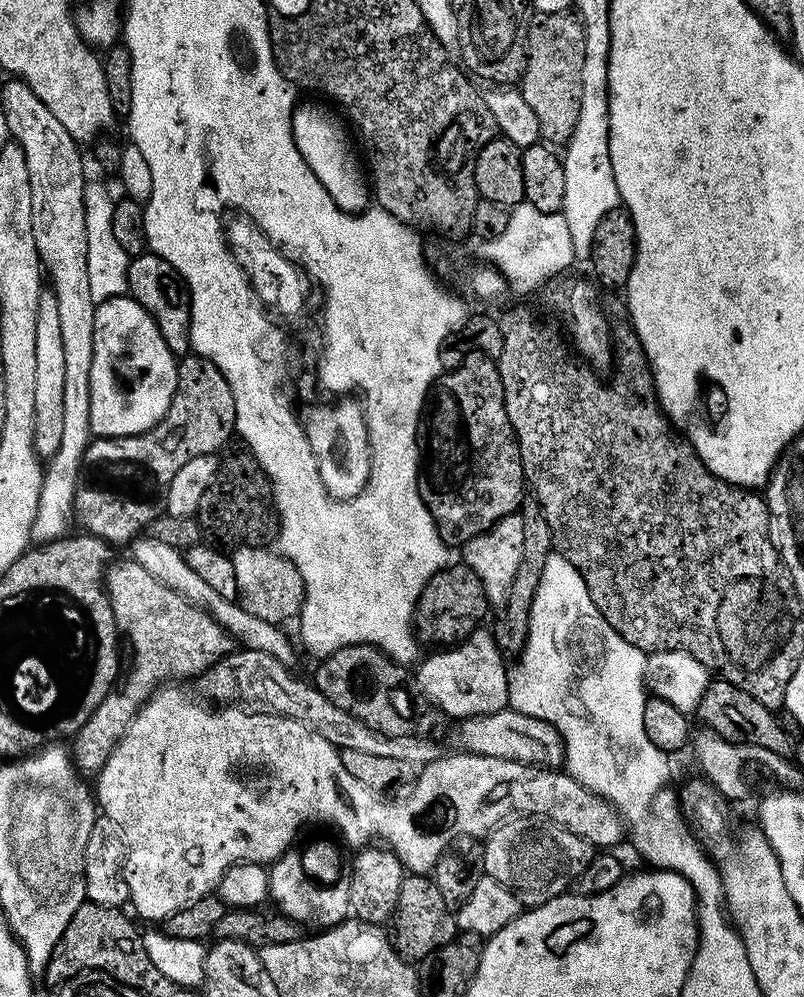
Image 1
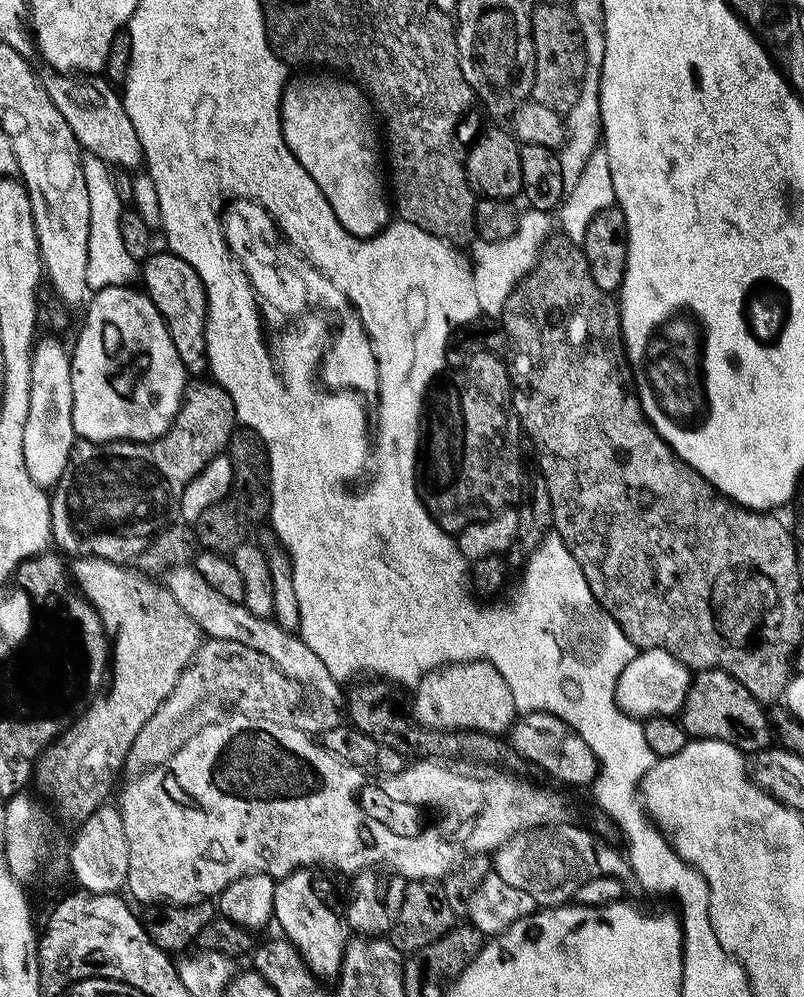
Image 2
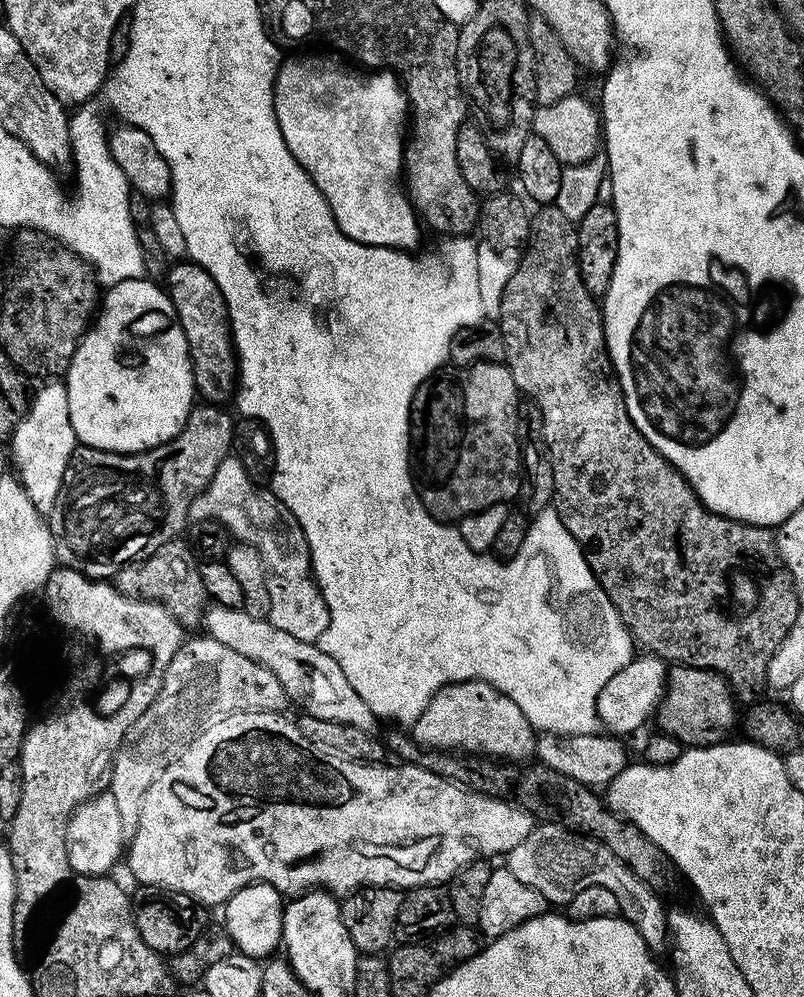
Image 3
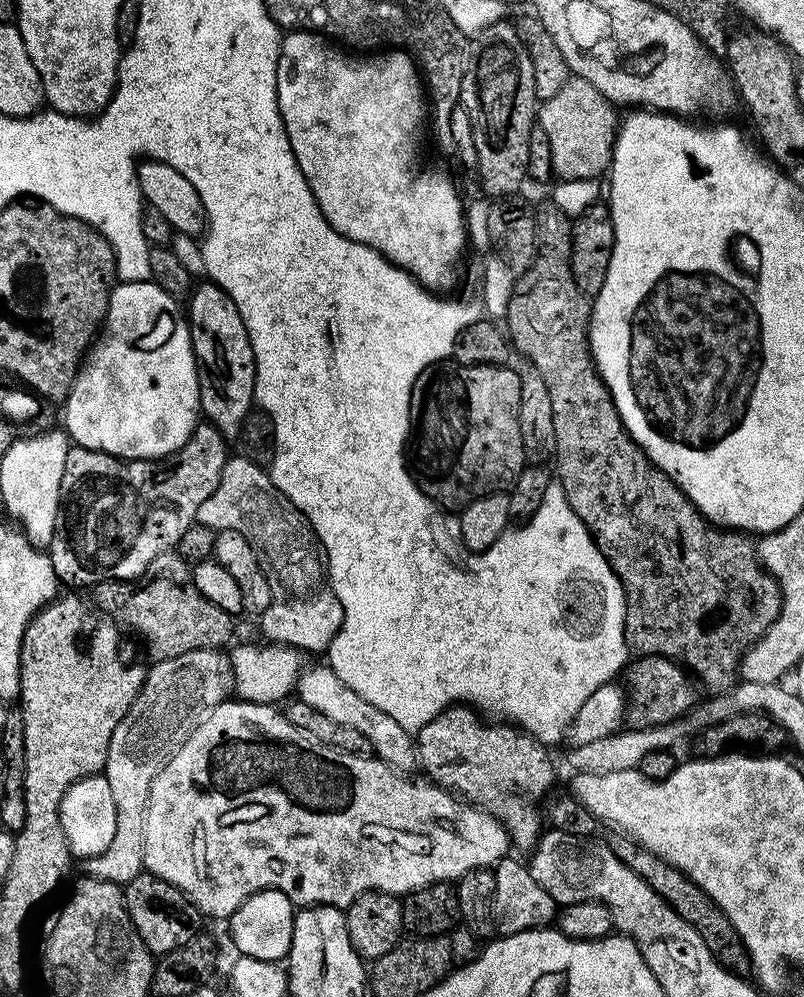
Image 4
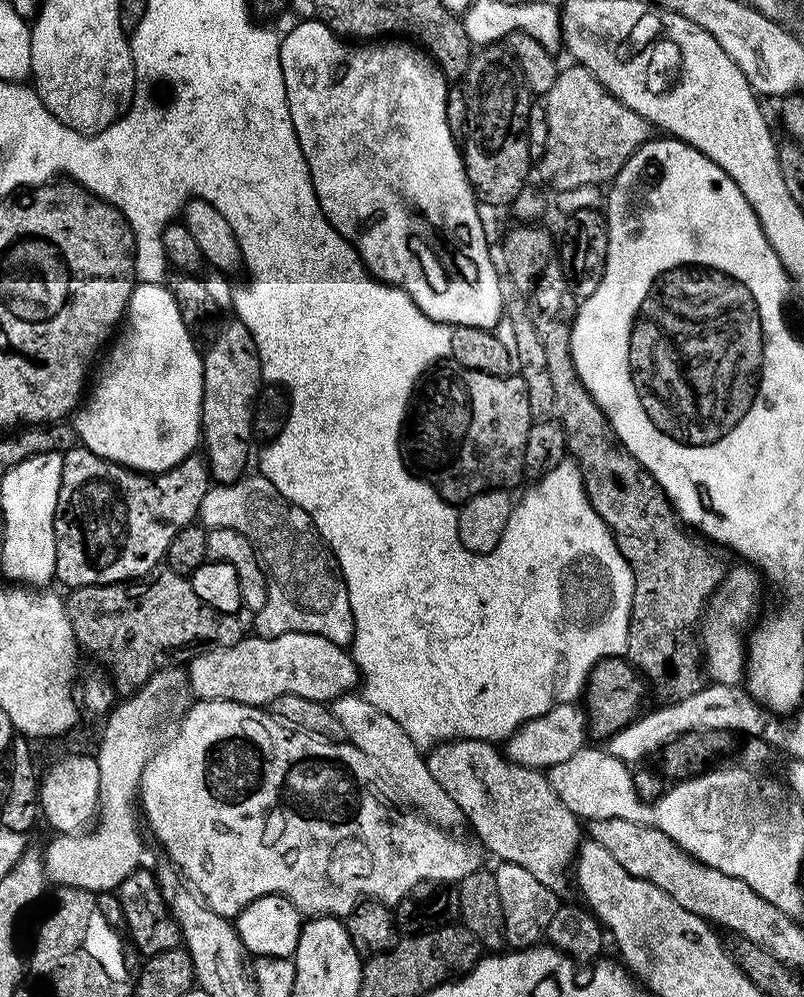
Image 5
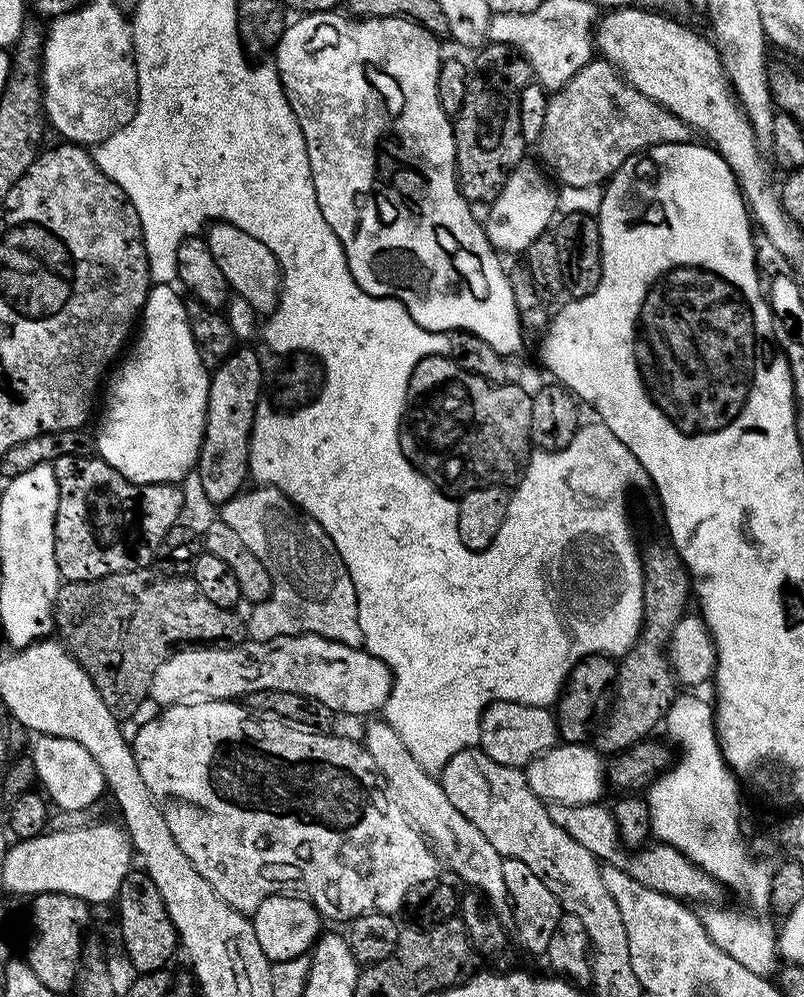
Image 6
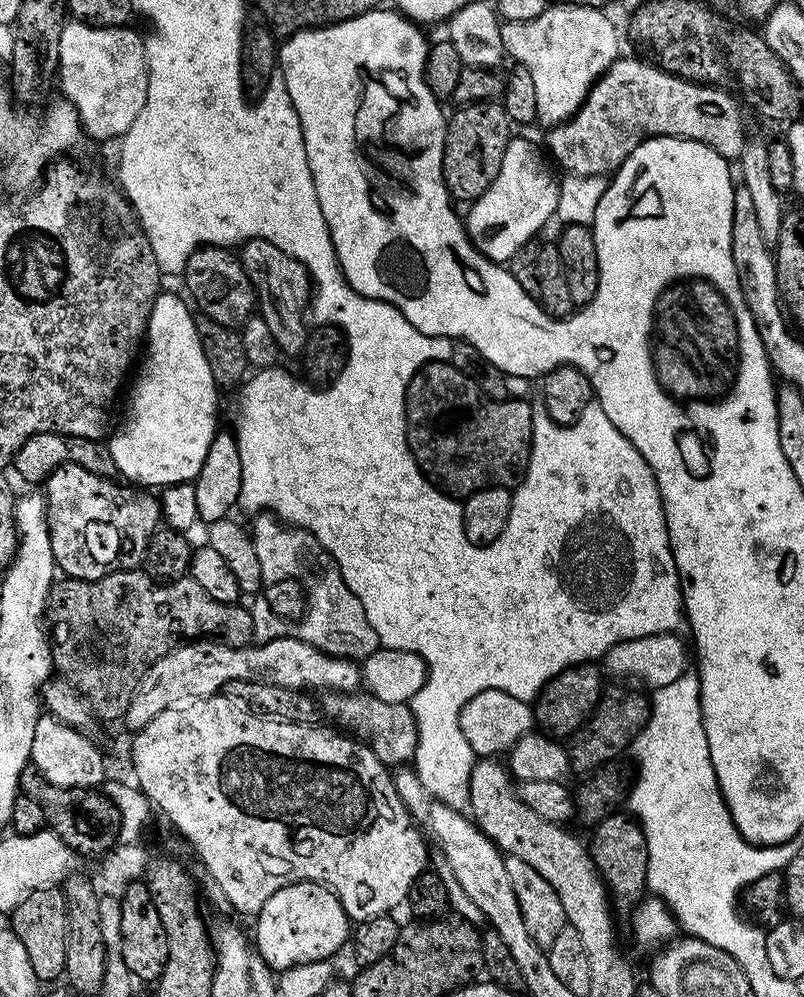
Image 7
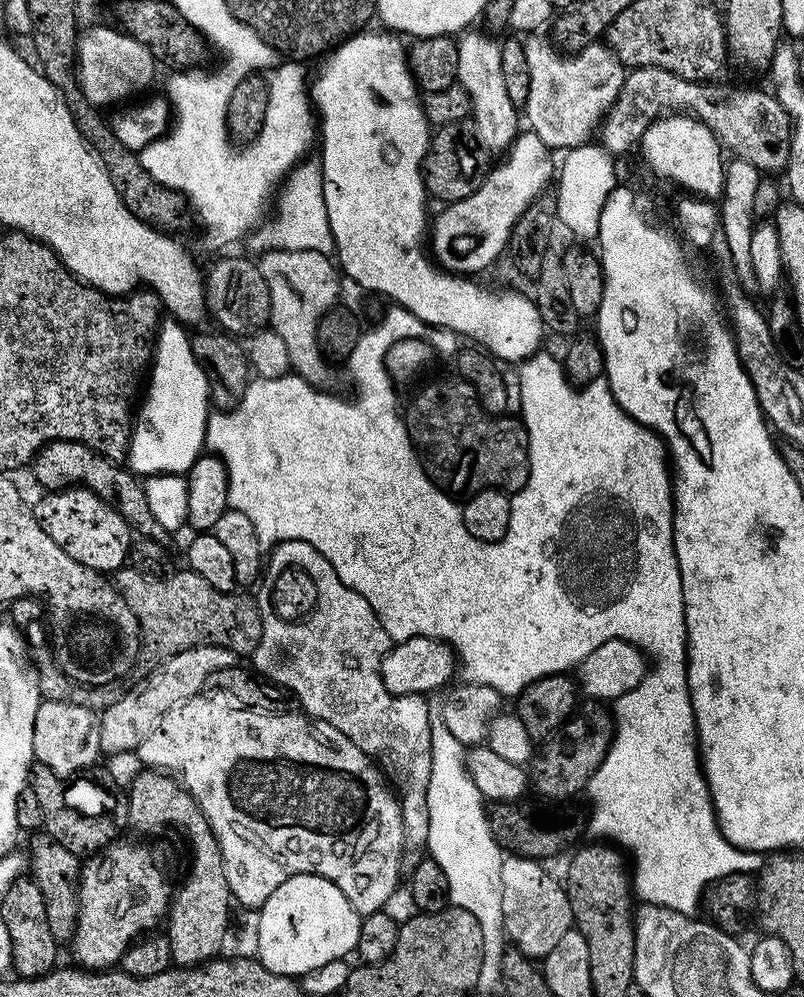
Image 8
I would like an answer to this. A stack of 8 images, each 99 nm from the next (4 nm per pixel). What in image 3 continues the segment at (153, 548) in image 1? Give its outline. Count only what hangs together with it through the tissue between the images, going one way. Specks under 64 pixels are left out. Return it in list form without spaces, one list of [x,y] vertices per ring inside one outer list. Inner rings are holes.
[[[212,604],[205,611],[202,628],[207,635],[213,636],[222,646],[230,646],[237,654],[242,654],[270,670],[286,690],[293,705],[301,704],[303,711],[314,718],[326,718],[334,722],[346,722],[346,726],[358,726],[358,730],[370,733],[377,731],[378,717],[358,698],[358,690],[346,682],[342,666],[320,649],[319,643],[302,642],[278,630],[270,621],[250,618],[238,608],[227,608],[221,604]]]

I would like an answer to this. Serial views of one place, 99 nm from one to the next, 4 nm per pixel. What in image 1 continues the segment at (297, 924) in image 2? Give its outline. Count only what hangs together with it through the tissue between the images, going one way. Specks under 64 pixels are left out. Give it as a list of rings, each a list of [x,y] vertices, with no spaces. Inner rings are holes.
[[[296,850],[289,851],[279,861],[273,861],[268,868],[268,895],[271,903],[283,916],[288,916],[301,926],[331,926],[339,924],[349,915],[348,885],[340,882],[337,888],[336,879],[342,876],[340,864],[336,860],[327,860],[324,856],[312,852],[309,856],[300,857]]]

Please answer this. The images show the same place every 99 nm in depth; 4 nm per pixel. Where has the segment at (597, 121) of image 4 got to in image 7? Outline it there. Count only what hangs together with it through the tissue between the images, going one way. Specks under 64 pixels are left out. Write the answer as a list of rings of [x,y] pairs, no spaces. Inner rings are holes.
[[[625,55],[623,58],[615,60],[613,64],[600,75],[599,80],[592,85],[592,89],[588,92],[588,96],[584,99],[584,104],[576,112],[575,116],[571,116],[564,123],[558,124],[547,129],[548,132],[548,148],[552,151],[551,159],[561,164],[565,168],[564,172],[573,176],[603,176],[615,173],[622,162],[626,162],[626,158],[630,158],[630,154],[634,154],[634,150],[638,150],[638,146],[647,140],[650,136],[681,136],[684,140],[697,140],[706,146],[710,146],[719,156],[723,156],[725,160],[732,162],[740,155],[740,151],[745,146],[746,135],[740,129],[740,104],[728,92],[723,92],[723,87],[709,86],[703,82],[695,80],[685,80],[683,76],[674,76],[671,72],[665,72],[663,68],[655,63],[643,64],[640,60],[635,60],[634,57]]]

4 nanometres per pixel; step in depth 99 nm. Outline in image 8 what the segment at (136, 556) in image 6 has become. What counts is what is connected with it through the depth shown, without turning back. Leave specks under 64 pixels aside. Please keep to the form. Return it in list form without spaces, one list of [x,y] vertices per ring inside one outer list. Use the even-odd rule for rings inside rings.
[[[73,486],[49,491],[40,501],[32,504],[32,512],[38,518],[38,526],[74,558],[81,568],[93,568],[96,572],[115,574],[125,567],[129,559],[134,533],[118,510],[109,501],[98,498],[89,488]]]

